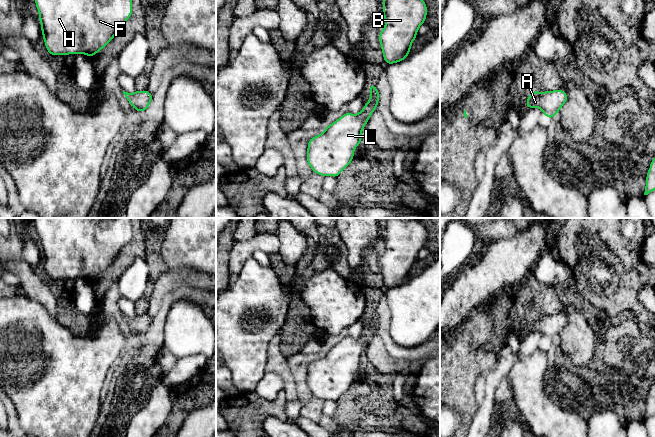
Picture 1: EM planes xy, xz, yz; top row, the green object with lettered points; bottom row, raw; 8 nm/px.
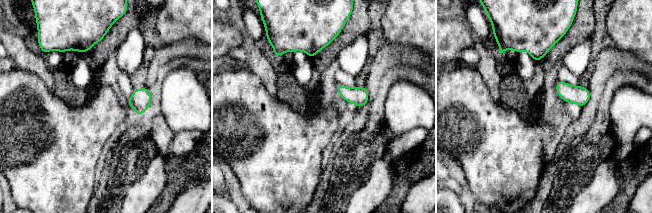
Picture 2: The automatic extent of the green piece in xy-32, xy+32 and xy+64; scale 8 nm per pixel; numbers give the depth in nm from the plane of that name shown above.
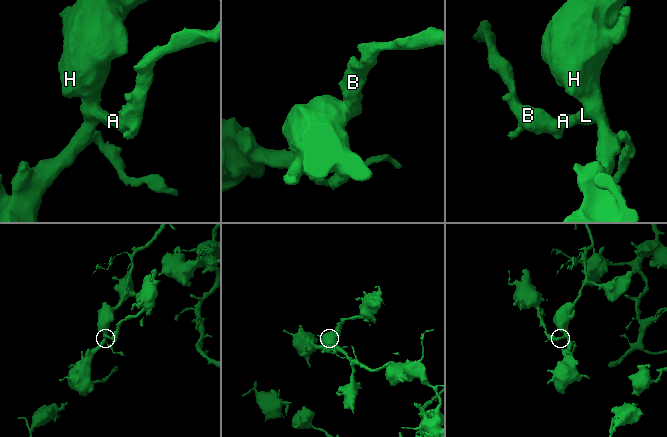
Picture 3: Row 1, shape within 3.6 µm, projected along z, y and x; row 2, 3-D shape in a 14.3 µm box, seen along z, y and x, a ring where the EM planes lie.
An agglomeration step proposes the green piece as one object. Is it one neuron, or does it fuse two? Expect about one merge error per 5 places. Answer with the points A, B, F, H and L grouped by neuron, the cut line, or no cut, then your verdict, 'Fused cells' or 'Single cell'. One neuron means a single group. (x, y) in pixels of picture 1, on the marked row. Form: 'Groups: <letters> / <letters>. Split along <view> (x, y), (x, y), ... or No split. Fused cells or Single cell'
Groups: A B F H L. No split. Single cell

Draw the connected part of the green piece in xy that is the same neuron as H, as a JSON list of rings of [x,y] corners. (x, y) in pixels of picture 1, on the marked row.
[[[35,0],[45,47],[52,56],[94,56],[132,15],[132,0]]]

